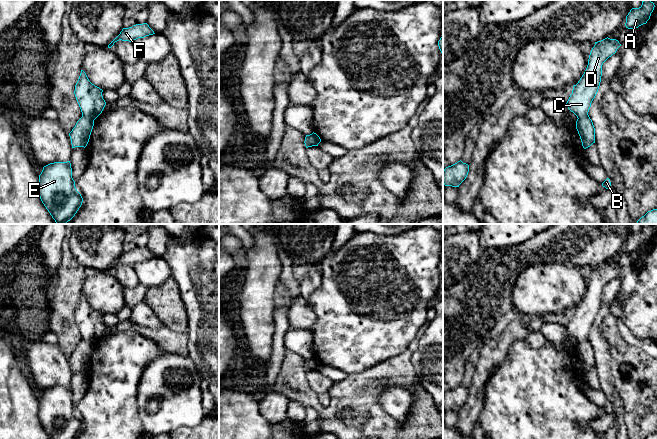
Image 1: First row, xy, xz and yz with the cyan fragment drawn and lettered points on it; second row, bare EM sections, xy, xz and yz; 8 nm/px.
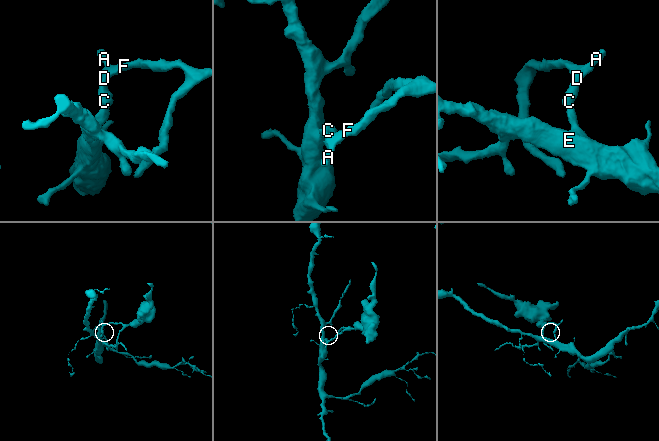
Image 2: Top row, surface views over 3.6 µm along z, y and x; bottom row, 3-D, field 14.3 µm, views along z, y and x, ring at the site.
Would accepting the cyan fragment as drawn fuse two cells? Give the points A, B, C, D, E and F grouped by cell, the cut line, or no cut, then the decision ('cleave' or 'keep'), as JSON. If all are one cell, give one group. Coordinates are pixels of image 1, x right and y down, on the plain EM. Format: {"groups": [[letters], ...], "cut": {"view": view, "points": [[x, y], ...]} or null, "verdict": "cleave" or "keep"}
{"groups": [["A", "C", "D", "F"], ["B", "E"]], "cut": {"view": "xy", "points": [[82, 338], [93, 344]]}, "verdict": "cleave"}

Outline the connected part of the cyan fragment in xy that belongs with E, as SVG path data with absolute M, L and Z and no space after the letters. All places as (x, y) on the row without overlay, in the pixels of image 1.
M70 385L44 390L39 399L38 417L50 439L75 439L83 426L72 402Z

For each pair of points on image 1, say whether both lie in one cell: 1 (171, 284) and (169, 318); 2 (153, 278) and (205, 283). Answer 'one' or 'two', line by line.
1: one
2: two

